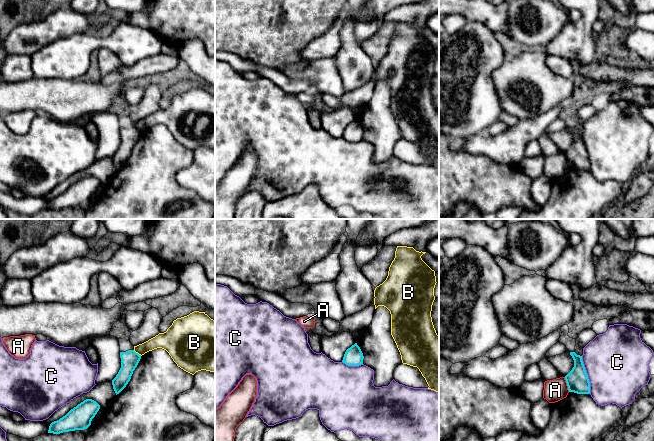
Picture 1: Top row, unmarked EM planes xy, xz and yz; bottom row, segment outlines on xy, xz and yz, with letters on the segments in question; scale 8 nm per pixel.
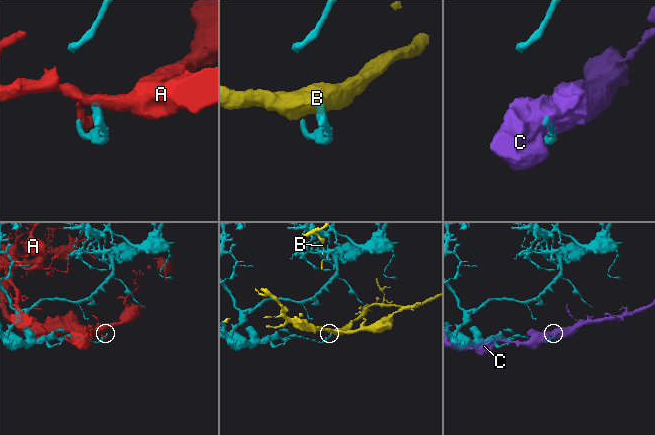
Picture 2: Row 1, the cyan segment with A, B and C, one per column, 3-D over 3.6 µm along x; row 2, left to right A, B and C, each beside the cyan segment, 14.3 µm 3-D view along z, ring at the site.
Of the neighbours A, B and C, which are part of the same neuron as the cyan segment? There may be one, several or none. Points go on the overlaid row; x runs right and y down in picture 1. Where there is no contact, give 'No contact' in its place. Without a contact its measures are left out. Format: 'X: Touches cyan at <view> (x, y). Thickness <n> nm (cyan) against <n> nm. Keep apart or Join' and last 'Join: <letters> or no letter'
A: Touches cyan at yz (567, 384). Thickness 180 nm (cyan) against 180 nm. Keep apart
B: Touches cyan at xy (137, 353). Thickness 140 nm (cyan) against 130 nm. Keep apart
C: Touches cyan at yz (587, 375). Thickness 180 nm (cyan) against 500 nm. Keep apart
Join: no letter

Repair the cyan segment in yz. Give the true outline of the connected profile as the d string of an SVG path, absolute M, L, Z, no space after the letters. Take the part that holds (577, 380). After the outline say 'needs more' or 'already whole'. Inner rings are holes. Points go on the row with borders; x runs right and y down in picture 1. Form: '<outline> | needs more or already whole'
M570 352L570 355L574 360L574 367L565 376L569 392L590 394L590 382L582 361L582 356L577 355L575 352Z | already whole

